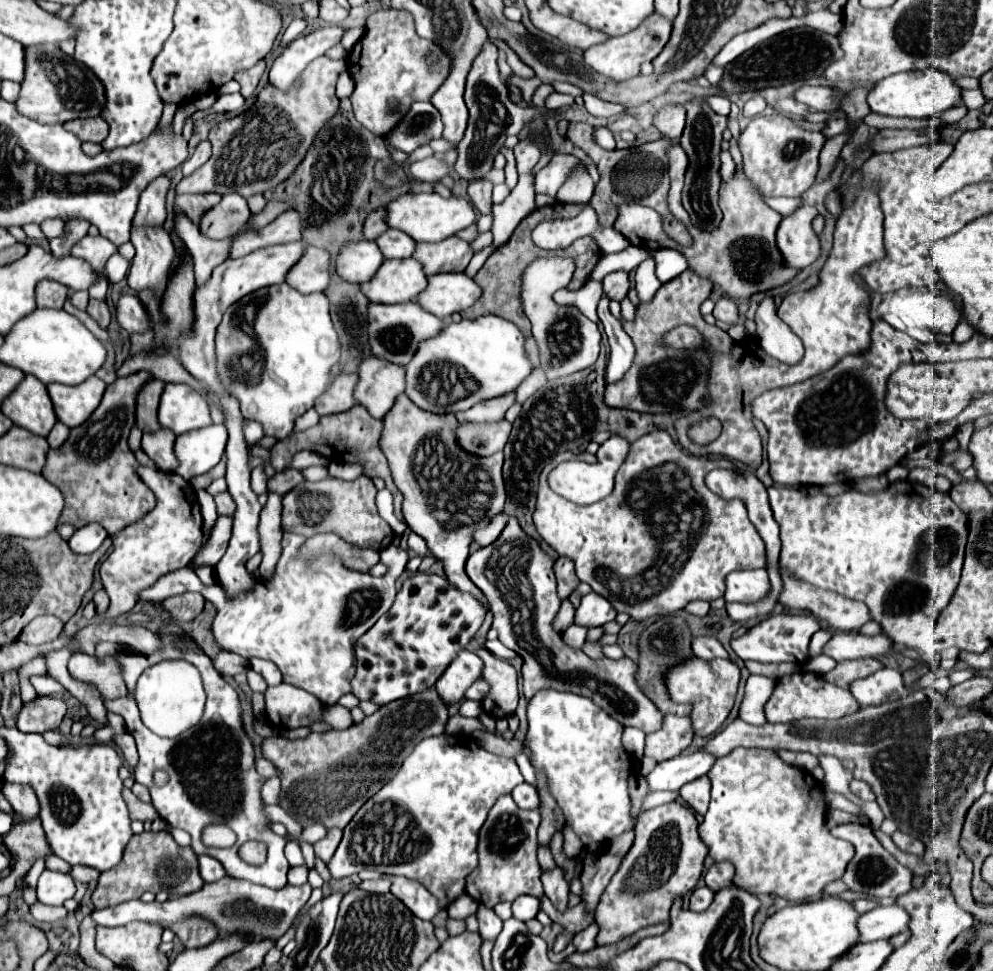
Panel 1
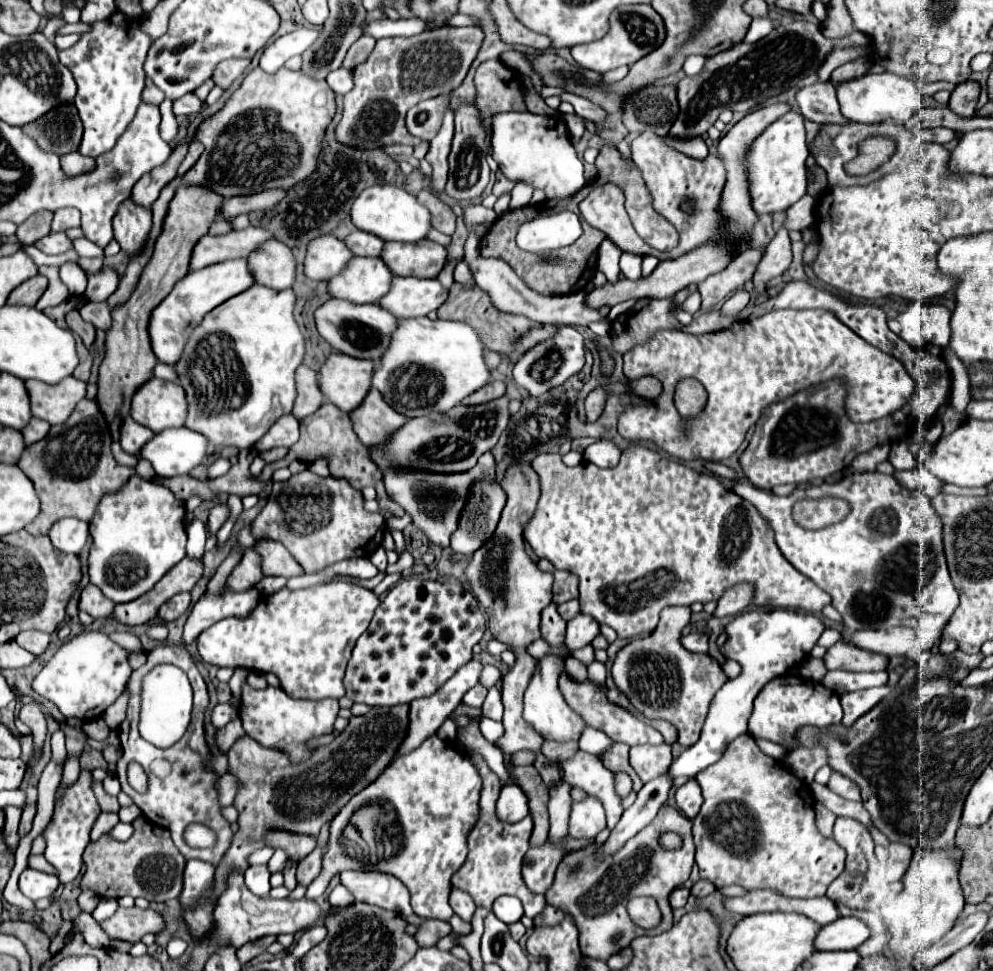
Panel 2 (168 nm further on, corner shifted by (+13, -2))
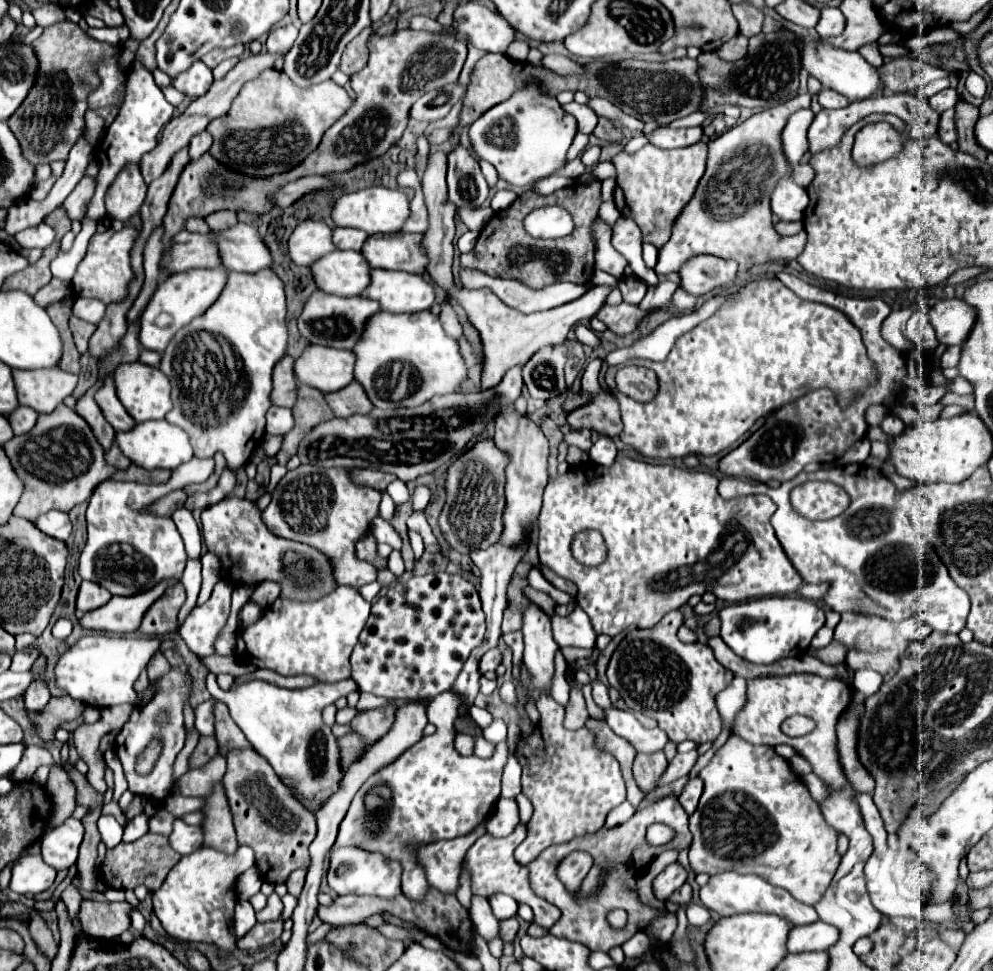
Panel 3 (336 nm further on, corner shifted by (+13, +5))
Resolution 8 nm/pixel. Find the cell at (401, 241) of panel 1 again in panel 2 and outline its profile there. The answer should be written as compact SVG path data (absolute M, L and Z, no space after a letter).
M354 231L350 233L344 243L350 247L354 255L364 255L364 257L380 257L384 241L372 233L366 231Z

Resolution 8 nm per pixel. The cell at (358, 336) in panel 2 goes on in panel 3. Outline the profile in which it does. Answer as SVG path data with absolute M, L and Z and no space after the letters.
M316 290L304 304L302 314L296 318L296 324L298 324L298 332L302 334L302 338L306 338L310 344L350 350L356 344L356 340L360 338L360 334L364 330L364 322L378 310L380 310L378 302L374 302L374 300L366 300L360 296L342 298L342 296L334 296L334 294Z

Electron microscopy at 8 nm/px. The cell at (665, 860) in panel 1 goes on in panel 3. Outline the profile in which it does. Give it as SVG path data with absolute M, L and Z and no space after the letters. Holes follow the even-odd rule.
M668 796L668 798L656 800L648 806L638 808L634 812L634 816L620 826L602 828L594 834L586 834L582 838L574 838L574 840L562 842L558 846L548 846L538 858L534 858L534 862L526 864L526 868L528 868L528 874L530 874L530 888L534 890L534 894L538 894L546 902L558 906L560 912L562 912L562 918L550 928L550 934L554 934L558 938L566 938L570 942L580 942L580 944L588 946L590 950L608 952L614 946L622 946L636 932L644 930L650 924L652 918L656 918L660 914L660 910L642 906L638 902L638 896L636 896L638 876L664 850L670 850L670 848L684 850L684 848L690 846L690 842L692 842L692 834L688 830L688 814L682 810L680 802L674 796ZM656 822L662 822L662 824L666 824L674 830L674 838L668 844L650 846L646 842L646 828L650 824L656 824ZM574 850L584 850L594 860L590 872L582 880L582 888L580 888L578 896L572 896L564 888L564 884L556 878L558 864L562 862L564 856L568 856ZM614 908L624 908L628 912L628 924L624 928L610 928L606 916Z

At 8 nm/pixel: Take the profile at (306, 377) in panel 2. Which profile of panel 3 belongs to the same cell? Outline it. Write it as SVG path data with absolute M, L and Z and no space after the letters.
M282 356L282 360L278 362L278 366L274 366L274 390L270 394L270 402L274 406L284 406L284 408L292 408L296 402L296 376L294 376L294 358L290 356Z

